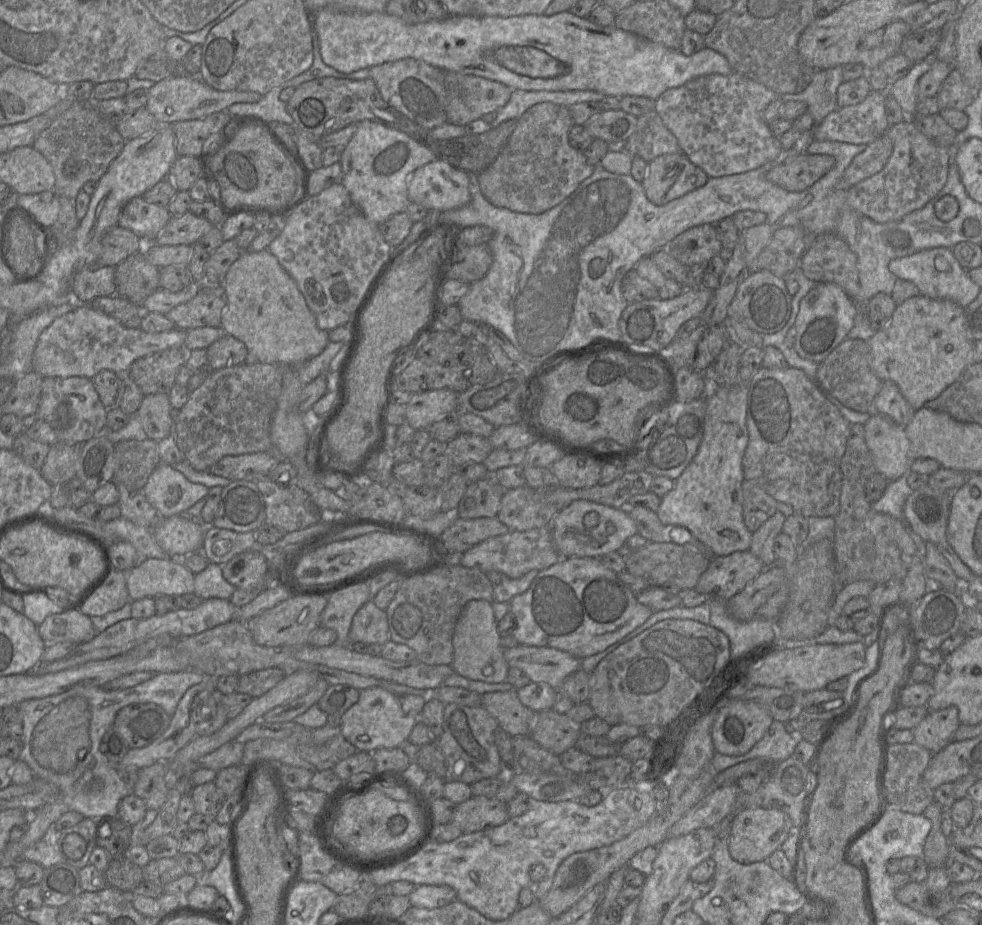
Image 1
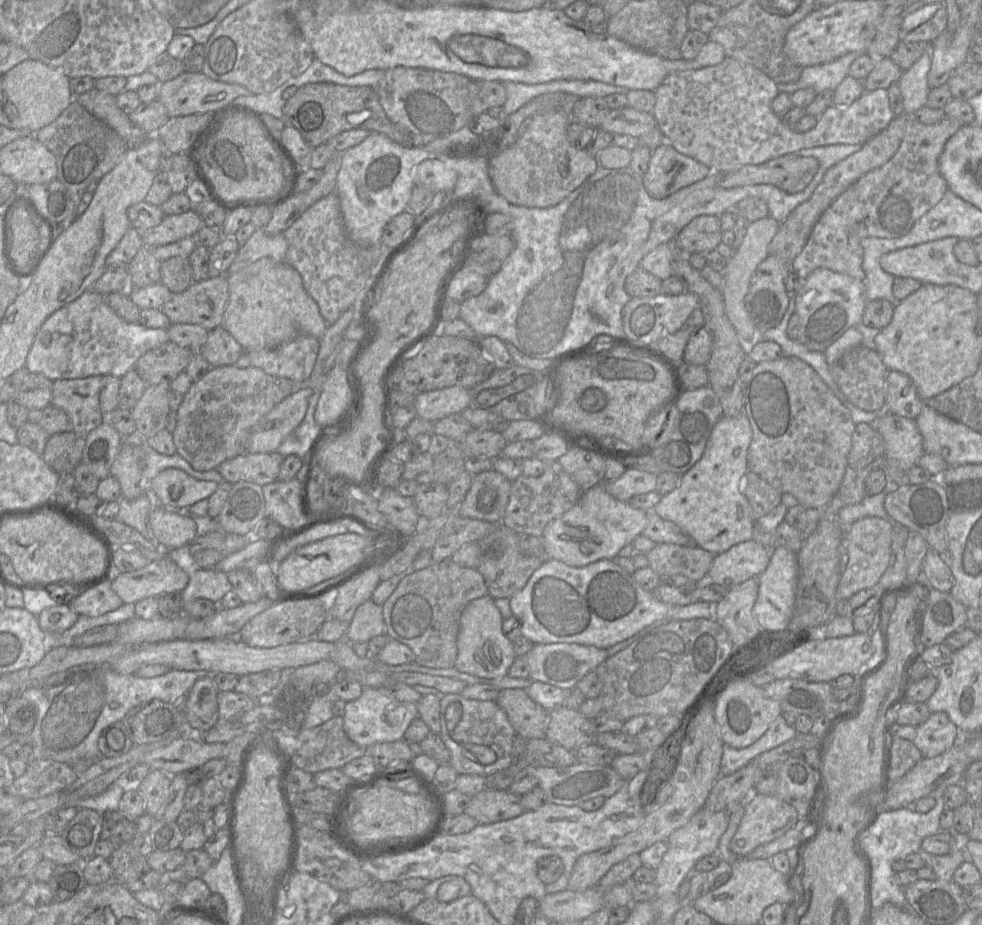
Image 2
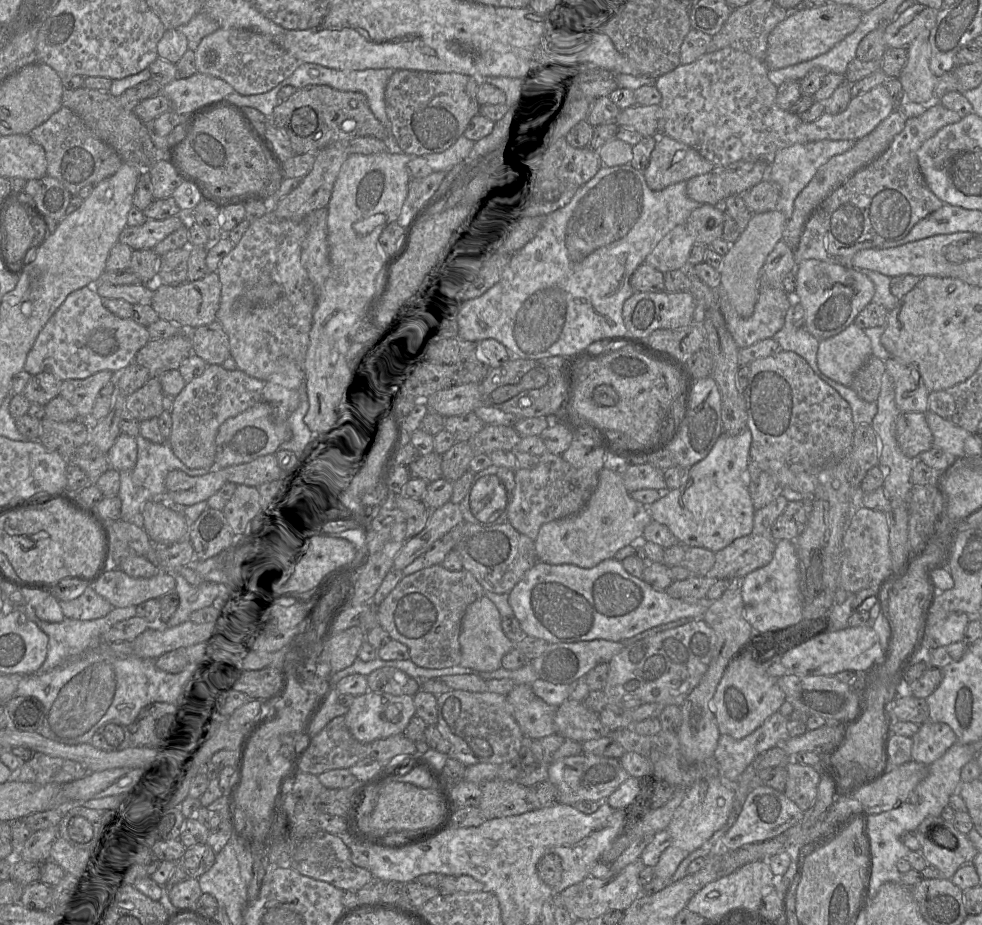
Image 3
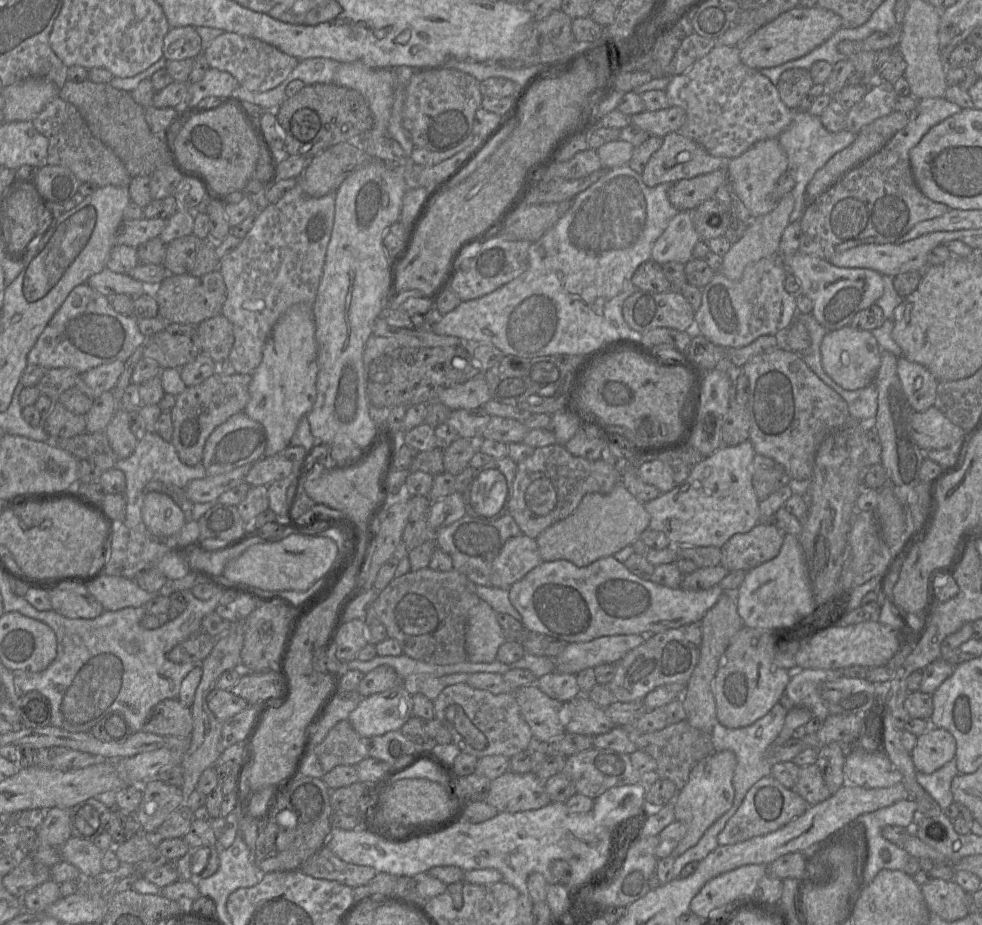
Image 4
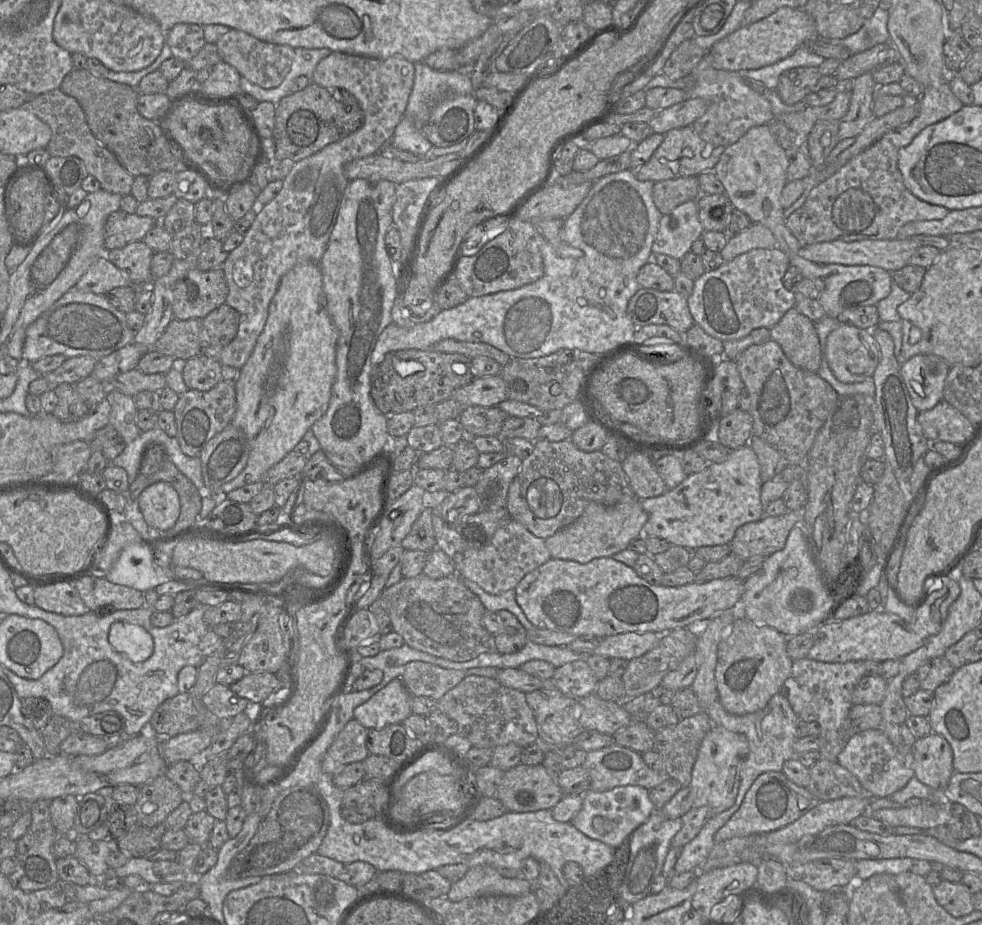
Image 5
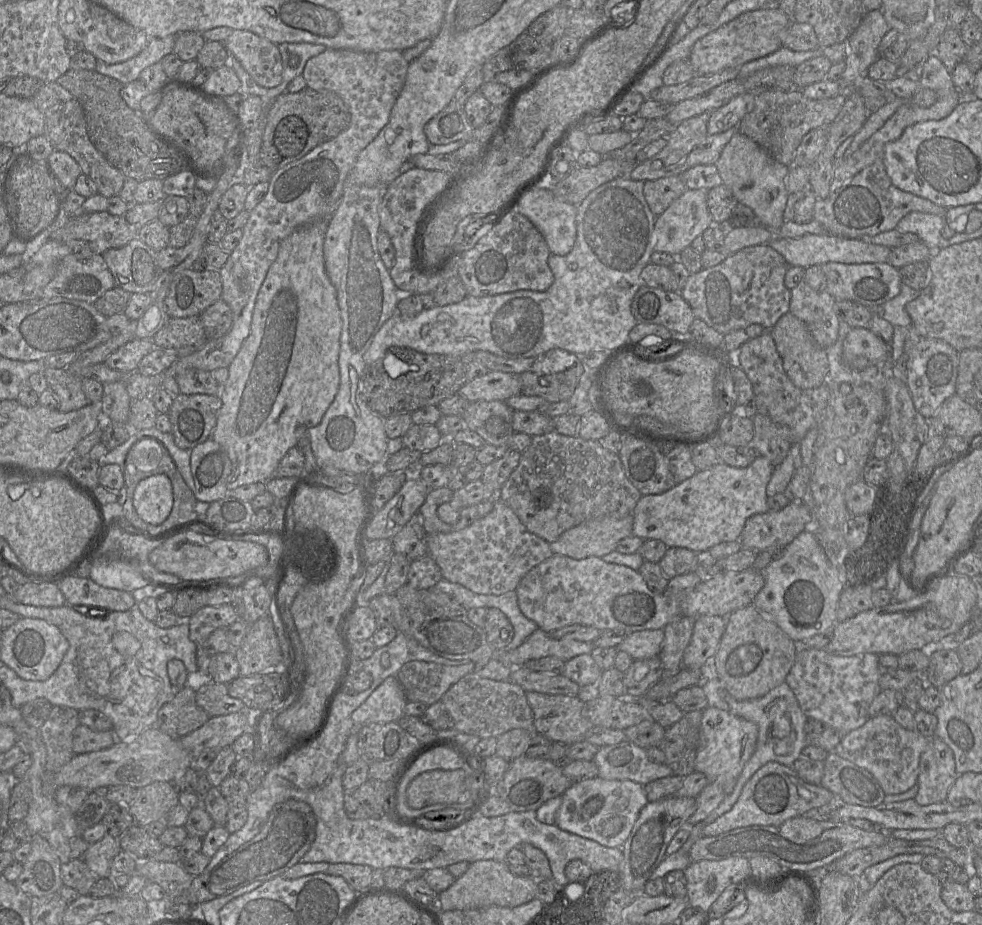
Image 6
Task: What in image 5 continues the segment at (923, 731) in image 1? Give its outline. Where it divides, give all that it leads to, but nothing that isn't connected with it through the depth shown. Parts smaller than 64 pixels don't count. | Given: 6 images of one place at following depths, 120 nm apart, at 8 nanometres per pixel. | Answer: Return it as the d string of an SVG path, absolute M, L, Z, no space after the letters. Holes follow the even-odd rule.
M937 733L918 738L913 745L915 776L933 790L944 790L953 775L953 750Z

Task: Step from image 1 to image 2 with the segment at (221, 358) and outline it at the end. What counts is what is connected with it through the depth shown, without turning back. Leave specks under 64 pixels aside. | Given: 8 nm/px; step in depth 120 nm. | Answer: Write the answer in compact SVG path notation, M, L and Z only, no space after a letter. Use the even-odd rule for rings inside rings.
M222 326L209 331L199 354L211 368L234 365L243 354L241 345Z

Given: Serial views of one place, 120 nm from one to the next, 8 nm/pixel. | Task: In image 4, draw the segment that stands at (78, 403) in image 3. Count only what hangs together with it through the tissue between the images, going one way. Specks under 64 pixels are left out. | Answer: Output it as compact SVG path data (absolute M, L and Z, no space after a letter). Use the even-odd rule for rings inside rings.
M117 360L80 373L75 387L92 400L95 400L104 392L114 391L124 366L124 361Z

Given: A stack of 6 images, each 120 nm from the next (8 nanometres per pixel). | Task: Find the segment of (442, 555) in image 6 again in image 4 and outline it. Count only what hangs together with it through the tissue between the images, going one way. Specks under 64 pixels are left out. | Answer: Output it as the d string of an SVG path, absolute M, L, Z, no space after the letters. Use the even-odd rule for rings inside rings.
M524 534L509 538L492 563L492 585L509 589L542 562L536 539Z

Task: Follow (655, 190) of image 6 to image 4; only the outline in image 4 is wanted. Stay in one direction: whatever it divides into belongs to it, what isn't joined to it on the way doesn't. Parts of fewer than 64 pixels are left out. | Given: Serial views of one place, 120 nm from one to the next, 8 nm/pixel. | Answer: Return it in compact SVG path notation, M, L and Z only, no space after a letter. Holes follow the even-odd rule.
M724 167L708 174L699 175L691 179L682 179L675 182L668 191L670 203L678 211L692 211L705 200L713 198L717 189L728 184L728 173Z

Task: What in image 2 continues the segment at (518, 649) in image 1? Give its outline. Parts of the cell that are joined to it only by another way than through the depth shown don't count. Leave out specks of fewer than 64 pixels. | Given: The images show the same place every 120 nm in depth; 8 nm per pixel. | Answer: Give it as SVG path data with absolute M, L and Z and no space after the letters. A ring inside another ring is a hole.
M576 643L535 644L525 655L529 666L529 678L562 689L567 689L576 683L591 670L602 665L608 658L607 649Z

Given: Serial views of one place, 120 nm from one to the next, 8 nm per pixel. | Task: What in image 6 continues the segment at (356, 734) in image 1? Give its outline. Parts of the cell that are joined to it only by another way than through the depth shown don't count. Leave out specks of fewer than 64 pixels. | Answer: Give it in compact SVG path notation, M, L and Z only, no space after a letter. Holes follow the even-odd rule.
M389 676L352 713L356 726L397 722L408 699L396 676Z

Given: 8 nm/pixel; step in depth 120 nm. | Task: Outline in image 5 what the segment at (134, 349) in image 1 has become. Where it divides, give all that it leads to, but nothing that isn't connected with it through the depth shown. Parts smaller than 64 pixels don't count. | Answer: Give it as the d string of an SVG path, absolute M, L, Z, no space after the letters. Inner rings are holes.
M74 287L28 326L22 353L23 363L32 364L52 355L101 359L132 343L135 334L127 325L127 314L112 306L105 295L82 292Z

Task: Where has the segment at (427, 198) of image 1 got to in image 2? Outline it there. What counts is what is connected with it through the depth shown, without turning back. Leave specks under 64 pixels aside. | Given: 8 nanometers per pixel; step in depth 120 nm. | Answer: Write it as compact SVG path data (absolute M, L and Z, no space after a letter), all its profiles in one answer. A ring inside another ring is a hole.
M429 158L414 169L414 186L424 186L435 192L451 192L458 180L458 174L441 160Z

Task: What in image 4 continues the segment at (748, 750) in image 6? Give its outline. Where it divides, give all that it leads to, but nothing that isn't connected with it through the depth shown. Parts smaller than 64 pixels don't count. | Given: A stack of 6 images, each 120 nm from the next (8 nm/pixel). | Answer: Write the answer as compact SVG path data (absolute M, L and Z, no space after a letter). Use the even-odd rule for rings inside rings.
M715 751L692 769L688 783L678 792L673 801L675 821L687 827L685 837L672 852L675 859L695 846L706 830L731 808L735 796L732 779L736 763L736 756L733 752Z

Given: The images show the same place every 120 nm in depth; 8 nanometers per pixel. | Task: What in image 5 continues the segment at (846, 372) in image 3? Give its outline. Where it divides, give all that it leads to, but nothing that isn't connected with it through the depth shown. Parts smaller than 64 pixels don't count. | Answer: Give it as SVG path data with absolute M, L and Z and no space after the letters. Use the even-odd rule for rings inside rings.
M841 324L827 337L826 359L840 382L859 383L873 376L880 349L871 330Z

